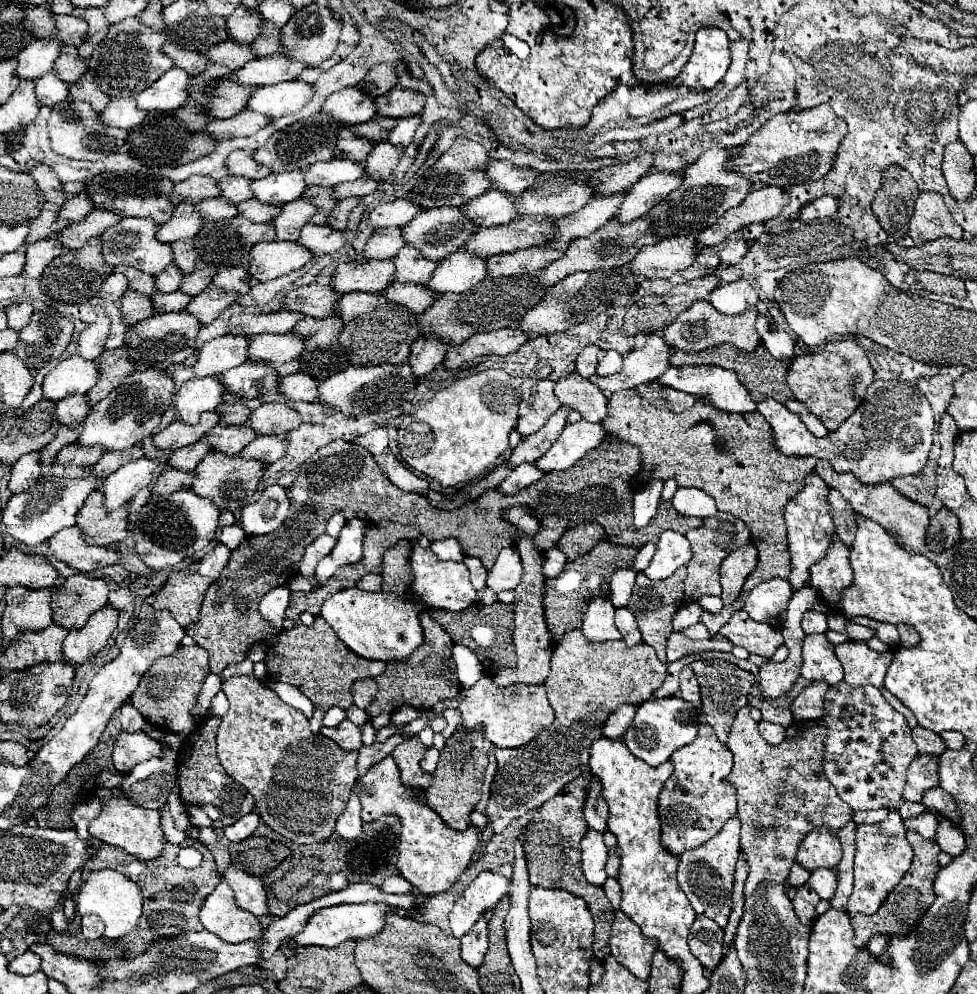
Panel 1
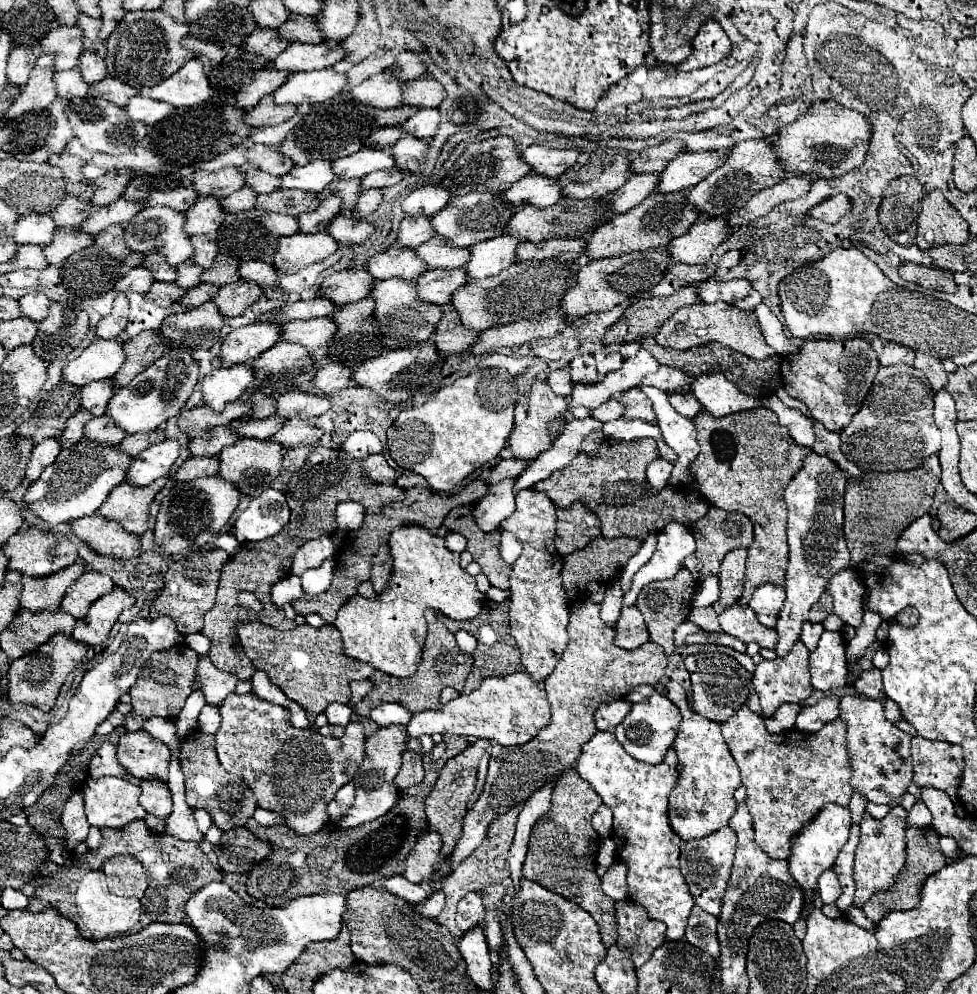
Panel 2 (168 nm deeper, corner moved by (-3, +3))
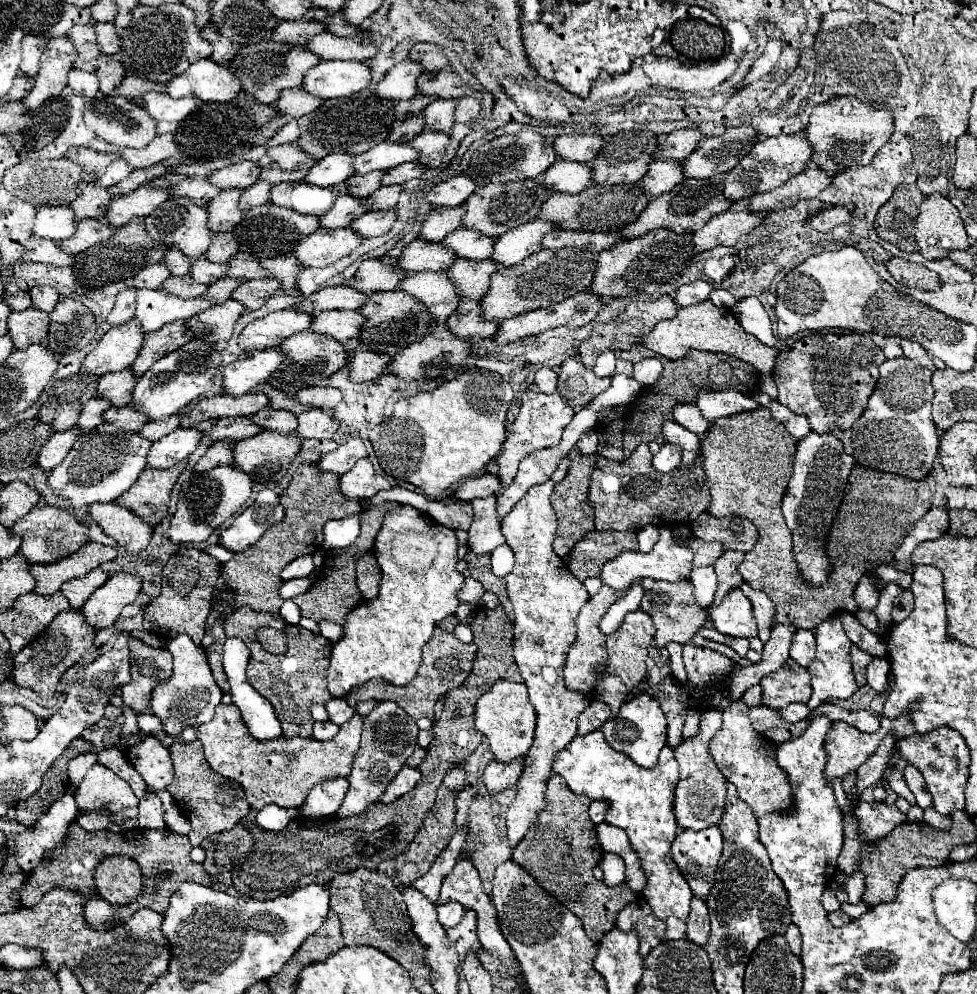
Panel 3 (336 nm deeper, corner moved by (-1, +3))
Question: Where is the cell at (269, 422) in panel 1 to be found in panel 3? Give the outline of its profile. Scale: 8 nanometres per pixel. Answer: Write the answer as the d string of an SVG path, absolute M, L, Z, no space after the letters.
M312 386L312 388L302 388L296 398L302 404L310 404L314 408L330 412L342 400L342 392L332 386Z

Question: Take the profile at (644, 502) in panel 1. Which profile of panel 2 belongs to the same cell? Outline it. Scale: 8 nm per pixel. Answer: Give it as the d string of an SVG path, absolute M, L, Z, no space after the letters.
M656 458L656 460L648 466L646 478L648 478L648 484L650 484L650 488L652 488L654 494L668 484L670 472L672 472L672 464L666 462L664 458Z

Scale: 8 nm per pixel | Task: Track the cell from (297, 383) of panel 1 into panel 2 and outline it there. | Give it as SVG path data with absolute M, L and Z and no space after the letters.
M328 362L316 370L312 384L316 390L320 390L324 394L336 394L342 388L352 386L350 368L342 366L340 362Z

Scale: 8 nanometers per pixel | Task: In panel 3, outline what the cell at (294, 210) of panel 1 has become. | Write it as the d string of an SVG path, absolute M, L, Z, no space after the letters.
M340 194L336 198L332 210L320 218L322 228L346 228L352 220L368 212L368 206L364 206L364 200L358 200L350 194Z

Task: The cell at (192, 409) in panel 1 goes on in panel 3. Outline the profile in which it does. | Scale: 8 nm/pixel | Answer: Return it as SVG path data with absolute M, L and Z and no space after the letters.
M278 348L246 354L244 360L236 360L224 368L224 394L242 396L266 382L268 376L286 360Z

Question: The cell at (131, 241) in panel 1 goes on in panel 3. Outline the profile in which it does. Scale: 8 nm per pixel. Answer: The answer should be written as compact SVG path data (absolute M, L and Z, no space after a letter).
M170 198L160 208L156 208L156 214L146 216L146 230L148 234L164 244L164 246L176 246L190 258L200 258L212 240L212 230L206 224L208 210L204 206L196 206L190 198Z

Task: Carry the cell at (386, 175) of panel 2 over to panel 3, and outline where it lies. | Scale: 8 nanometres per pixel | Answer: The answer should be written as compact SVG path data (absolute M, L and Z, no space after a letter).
M408 162L408 164L400 164L398 168L392 168L390 172L384 174L384 184L404 184L408 180L420 178L428 168L420 162Z

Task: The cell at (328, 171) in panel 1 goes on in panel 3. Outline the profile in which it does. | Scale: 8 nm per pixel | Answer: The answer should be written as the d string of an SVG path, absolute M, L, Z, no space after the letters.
M380 142L372 150L354 158L354 170L358 174L368 174L372 170L390 170L404 162L416 162L418 150L410 144L396 144L396 142Z

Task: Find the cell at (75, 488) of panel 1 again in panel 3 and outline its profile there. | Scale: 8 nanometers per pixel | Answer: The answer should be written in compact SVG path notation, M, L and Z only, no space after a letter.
M104 422L92 432L78 438L64 462L48 474L48 484L60 498L64 498L74 508L90 506L96 502L114 502L136 482L140 472L146 468L146 454L150 446L152 442L142 438L140 434L124 432Z

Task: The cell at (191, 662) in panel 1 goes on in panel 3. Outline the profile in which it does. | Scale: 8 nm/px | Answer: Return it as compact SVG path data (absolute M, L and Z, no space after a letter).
M132 640L130 644L130 654L132 654L132 662L130 662L130 682L122 686L122 714L124 714L124 726L122 726L122 734L130 736L138 732L138 724L136 724L136 714L138 712L148 712L150 710L150 692L152 688L166 680L168 674L172 674L172 654L166 648L150 648L140 640Z

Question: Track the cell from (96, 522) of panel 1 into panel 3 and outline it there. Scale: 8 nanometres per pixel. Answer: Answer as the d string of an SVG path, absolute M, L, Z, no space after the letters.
M188 460L178 462L176 466L168 470L152 470L146 468L138 482L126 490L116 504L130 508L136 512L144 522L156 526L168 512L168 502L170 502L170 492L178 480L178 476L186 470Z

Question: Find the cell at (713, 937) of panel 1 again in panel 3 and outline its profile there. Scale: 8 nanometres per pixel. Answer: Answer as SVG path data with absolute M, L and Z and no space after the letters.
M692 898L692 910L688 916L688 932L686 940L704 946L710 936L710 922L708 922L708 908L702 898Z

